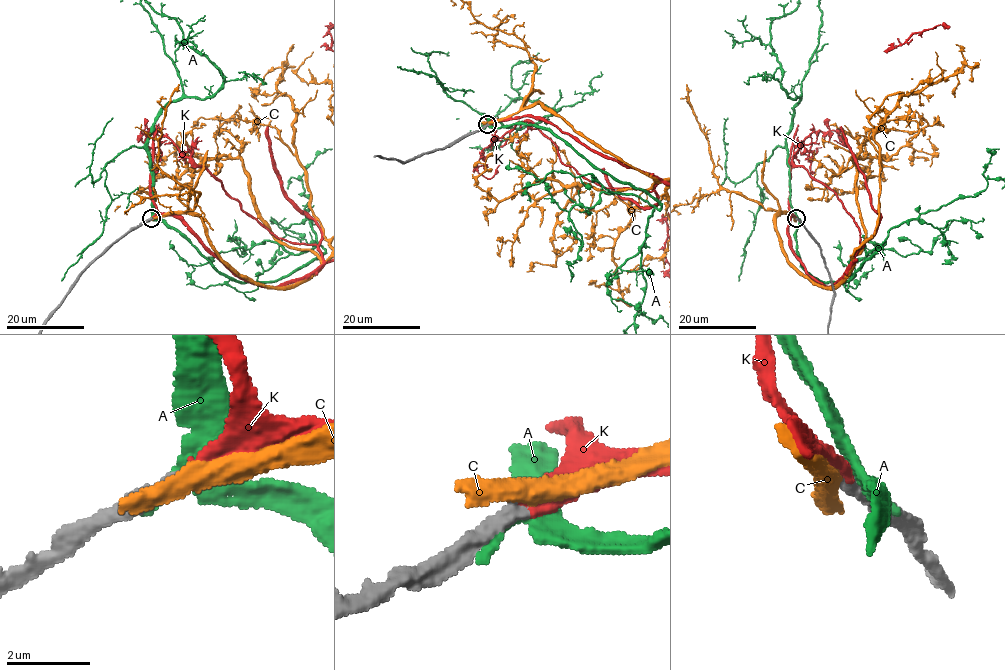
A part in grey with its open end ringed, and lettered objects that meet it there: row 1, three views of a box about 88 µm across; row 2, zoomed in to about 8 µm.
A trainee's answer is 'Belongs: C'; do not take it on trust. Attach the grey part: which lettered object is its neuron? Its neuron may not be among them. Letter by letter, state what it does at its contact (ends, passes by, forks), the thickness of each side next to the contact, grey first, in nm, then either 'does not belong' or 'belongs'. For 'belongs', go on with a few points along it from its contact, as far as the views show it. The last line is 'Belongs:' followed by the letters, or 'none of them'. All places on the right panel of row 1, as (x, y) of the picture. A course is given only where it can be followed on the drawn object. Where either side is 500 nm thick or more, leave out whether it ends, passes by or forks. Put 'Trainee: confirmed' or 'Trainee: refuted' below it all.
A: 600/280 nm | does not belong
C: it passes by | 400/440 nm | does not belong
K: it ends | 420/440 nm | belongs
Belongs: K
Trainee: refuted

